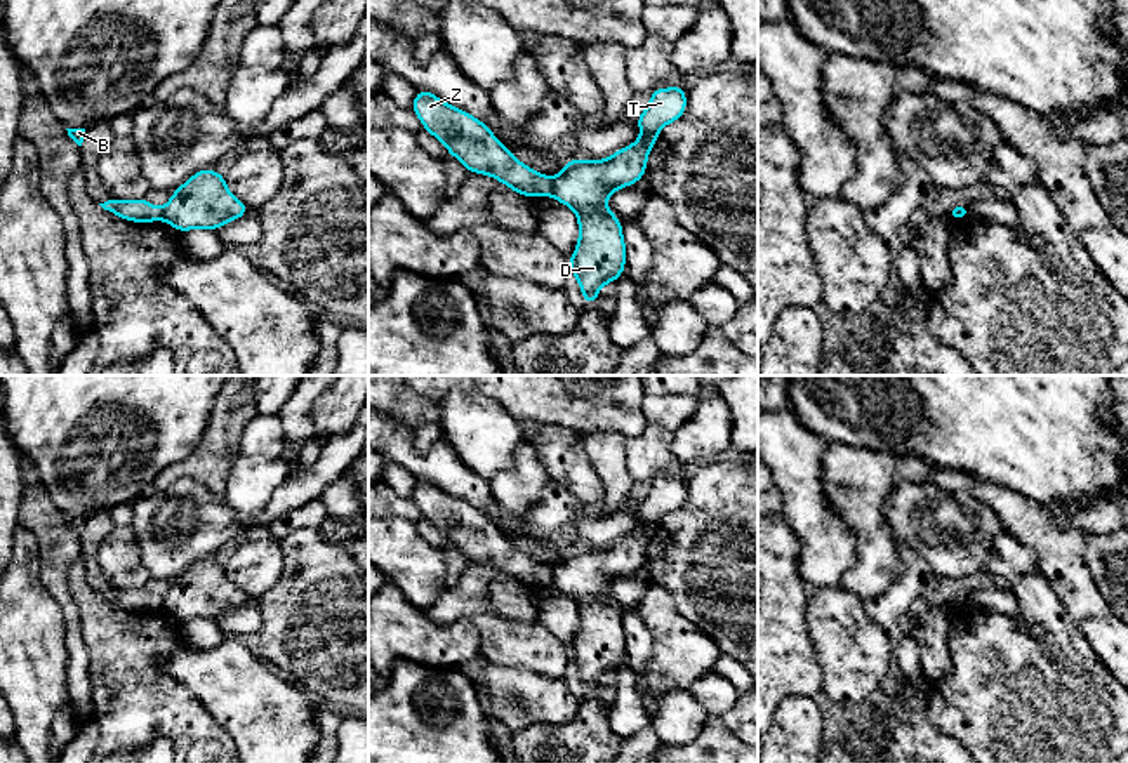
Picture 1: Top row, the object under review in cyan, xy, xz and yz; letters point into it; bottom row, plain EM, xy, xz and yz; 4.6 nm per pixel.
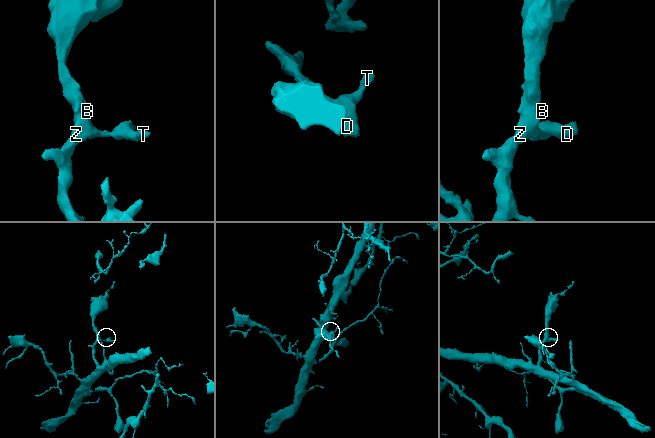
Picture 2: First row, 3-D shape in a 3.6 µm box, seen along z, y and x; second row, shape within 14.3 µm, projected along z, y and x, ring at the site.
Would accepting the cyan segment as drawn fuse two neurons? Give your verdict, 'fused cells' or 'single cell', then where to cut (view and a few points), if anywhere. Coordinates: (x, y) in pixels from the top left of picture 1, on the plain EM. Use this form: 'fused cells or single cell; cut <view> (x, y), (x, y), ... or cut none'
fused cells; cut xz (553, 569), (548, 583)

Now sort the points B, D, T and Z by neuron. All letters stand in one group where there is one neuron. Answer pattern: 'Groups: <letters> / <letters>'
Groups: B Z / D T

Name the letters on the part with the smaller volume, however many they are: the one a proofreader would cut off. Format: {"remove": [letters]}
{"remove": ["D", "T"]}

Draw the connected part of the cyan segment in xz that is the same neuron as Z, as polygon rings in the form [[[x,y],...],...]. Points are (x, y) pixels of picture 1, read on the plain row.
[[[417,480],[410,497],[419,506],[422,516],[433,523],[448,539],[448,544],[454,544],[468,561],[487,563],[514,582],[530,587],[549,584],[553,568],[516,549],[511,539],[492,523],[490,516],[473,504],[447,494],[429,480]]]

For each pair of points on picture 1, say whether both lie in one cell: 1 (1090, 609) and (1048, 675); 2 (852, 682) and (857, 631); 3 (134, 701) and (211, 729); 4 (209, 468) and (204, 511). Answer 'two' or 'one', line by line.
1: two
2: one
3: one
4: two

